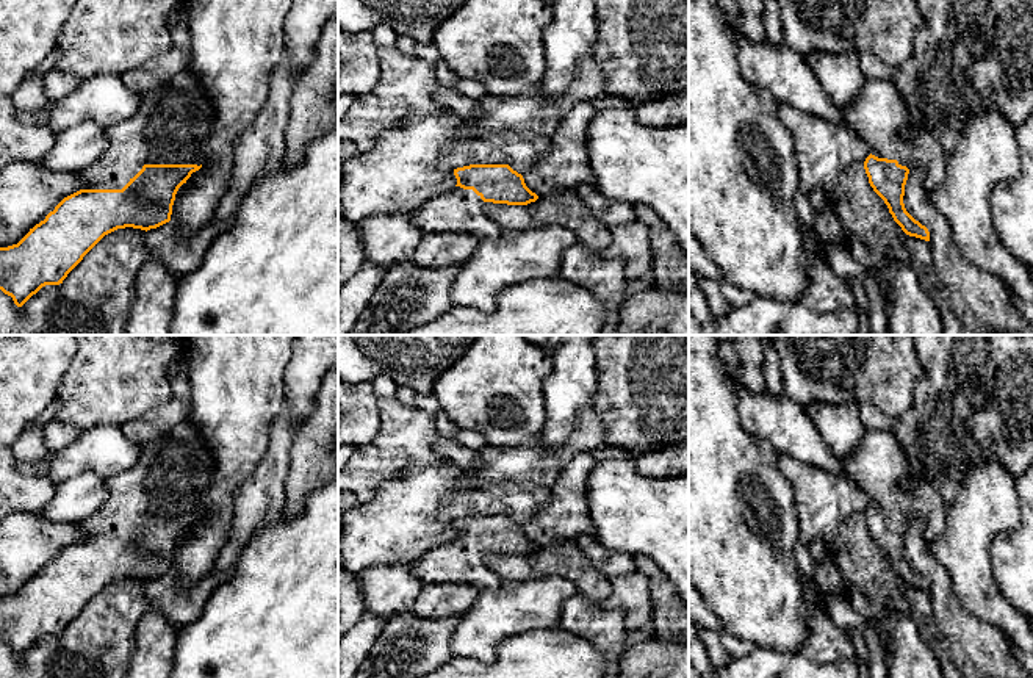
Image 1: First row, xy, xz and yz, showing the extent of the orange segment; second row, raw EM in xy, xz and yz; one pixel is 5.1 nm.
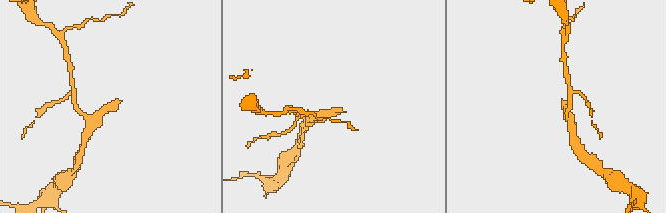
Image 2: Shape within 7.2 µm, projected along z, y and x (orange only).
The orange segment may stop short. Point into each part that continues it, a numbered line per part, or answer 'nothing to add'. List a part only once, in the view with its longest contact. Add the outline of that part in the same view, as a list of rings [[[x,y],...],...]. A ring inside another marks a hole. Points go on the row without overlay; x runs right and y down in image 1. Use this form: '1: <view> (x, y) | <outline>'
1: xy (171, 473) | [[[191,417],[146,443],[133,467],[105,479],[108,498],[80,523],[83,540],[122,540],[144,515],[203,515],[200,503],[214,471],[214,456]]]

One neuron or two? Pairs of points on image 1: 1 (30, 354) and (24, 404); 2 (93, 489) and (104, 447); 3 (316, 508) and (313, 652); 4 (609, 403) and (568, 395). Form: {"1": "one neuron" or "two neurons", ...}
{"1": "one neuron", "2": "two neurons", "3": "one neuron", "4": "two neurons"}

